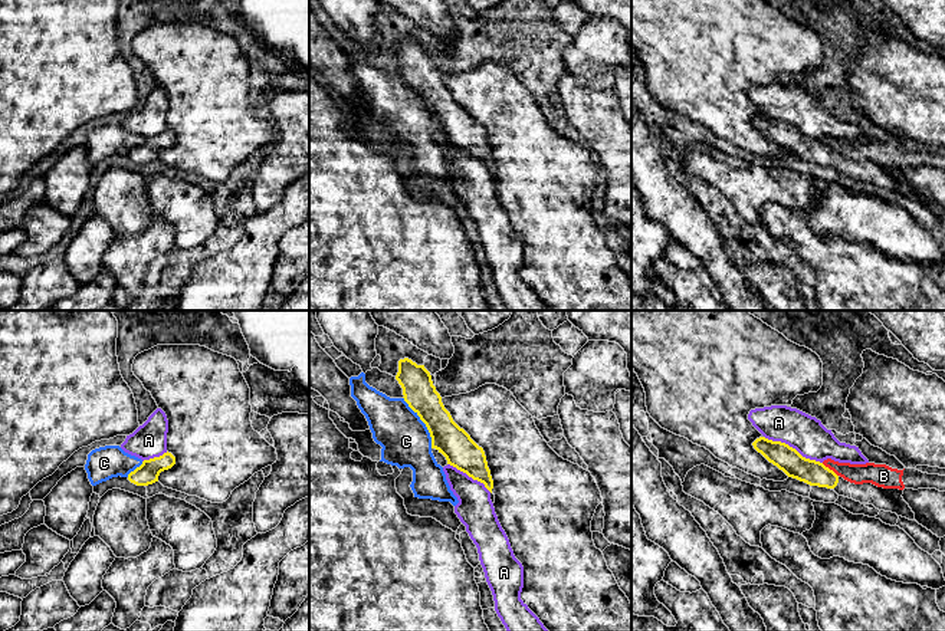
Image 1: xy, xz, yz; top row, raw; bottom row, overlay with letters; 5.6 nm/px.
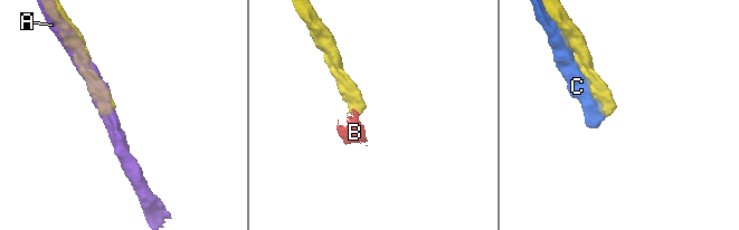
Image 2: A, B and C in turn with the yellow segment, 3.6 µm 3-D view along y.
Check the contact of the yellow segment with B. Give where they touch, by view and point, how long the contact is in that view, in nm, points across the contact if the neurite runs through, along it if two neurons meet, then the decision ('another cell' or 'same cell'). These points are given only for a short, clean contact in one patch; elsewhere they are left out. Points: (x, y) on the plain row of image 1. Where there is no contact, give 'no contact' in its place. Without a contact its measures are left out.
contact yz (829, 147); length 120 nm; border yz (822, 141), (837, 154); another cell

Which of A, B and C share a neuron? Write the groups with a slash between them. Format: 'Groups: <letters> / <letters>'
Groups: A / B C

